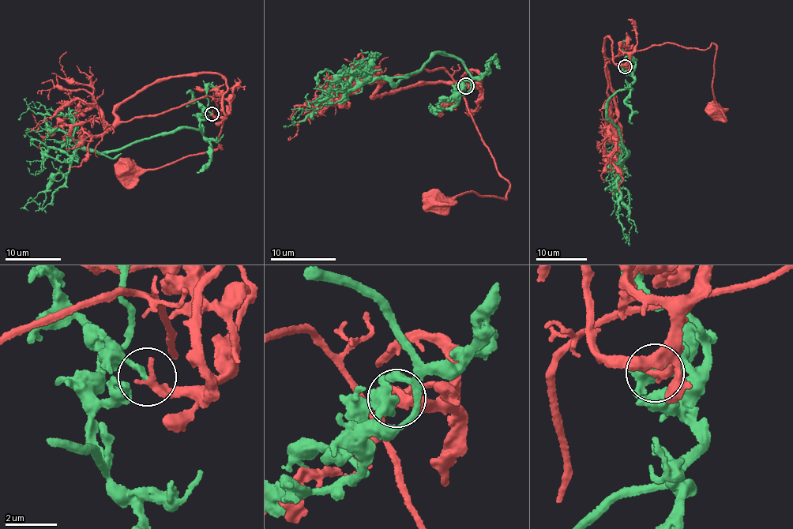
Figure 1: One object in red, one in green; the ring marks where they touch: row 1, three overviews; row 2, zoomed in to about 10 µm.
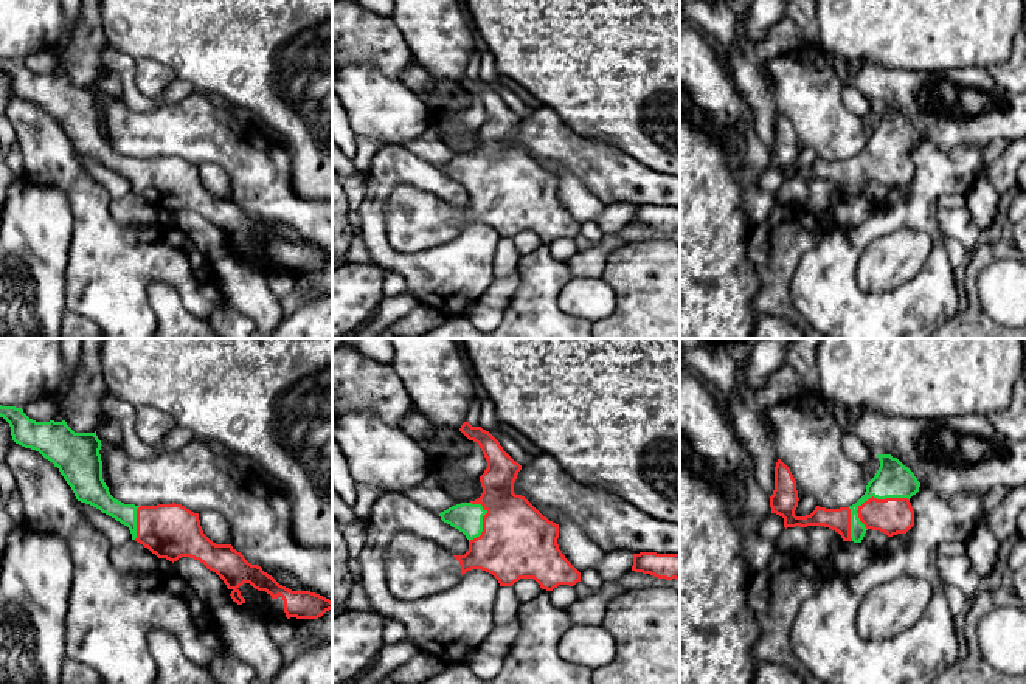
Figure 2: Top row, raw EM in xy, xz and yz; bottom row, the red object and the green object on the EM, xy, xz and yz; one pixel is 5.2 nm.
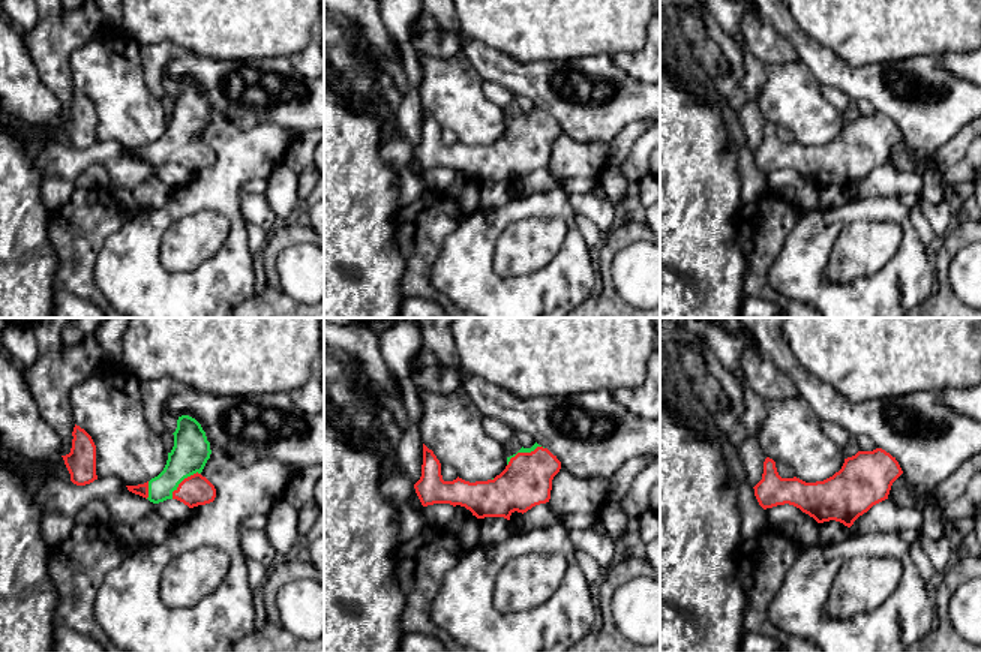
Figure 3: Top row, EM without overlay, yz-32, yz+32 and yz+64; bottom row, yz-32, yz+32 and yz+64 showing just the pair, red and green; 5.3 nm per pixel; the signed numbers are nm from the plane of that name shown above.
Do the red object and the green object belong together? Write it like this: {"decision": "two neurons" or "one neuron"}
{"decision": "two neurons"}

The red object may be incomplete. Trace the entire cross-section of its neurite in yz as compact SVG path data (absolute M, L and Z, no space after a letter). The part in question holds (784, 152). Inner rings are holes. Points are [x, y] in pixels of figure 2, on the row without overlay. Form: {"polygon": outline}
{"polygon": "M778 112L775 119L775 143L770 149L771 166L784 171L784 180L807 180L807 178L824 178L838 185L843 194L852 194L851 191L851 161L826 161L816 158L810 168L796 169L798 160L798 143L796 133L790 121Z"}

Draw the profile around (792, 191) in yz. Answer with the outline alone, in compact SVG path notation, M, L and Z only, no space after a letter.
M787 180L782 186L775 192L775 197L779 205L799 205L807 206L809 200L809 188L806 180Z

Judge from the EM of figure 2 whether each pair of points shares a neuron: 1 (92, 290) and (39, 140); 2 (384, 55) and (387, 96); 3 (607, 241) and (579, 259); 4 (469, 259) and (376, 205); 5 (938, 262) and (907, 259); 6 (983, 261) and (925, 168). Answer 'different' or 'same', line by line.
1: same
2: different
3: same
4: same
5: different
6: different

